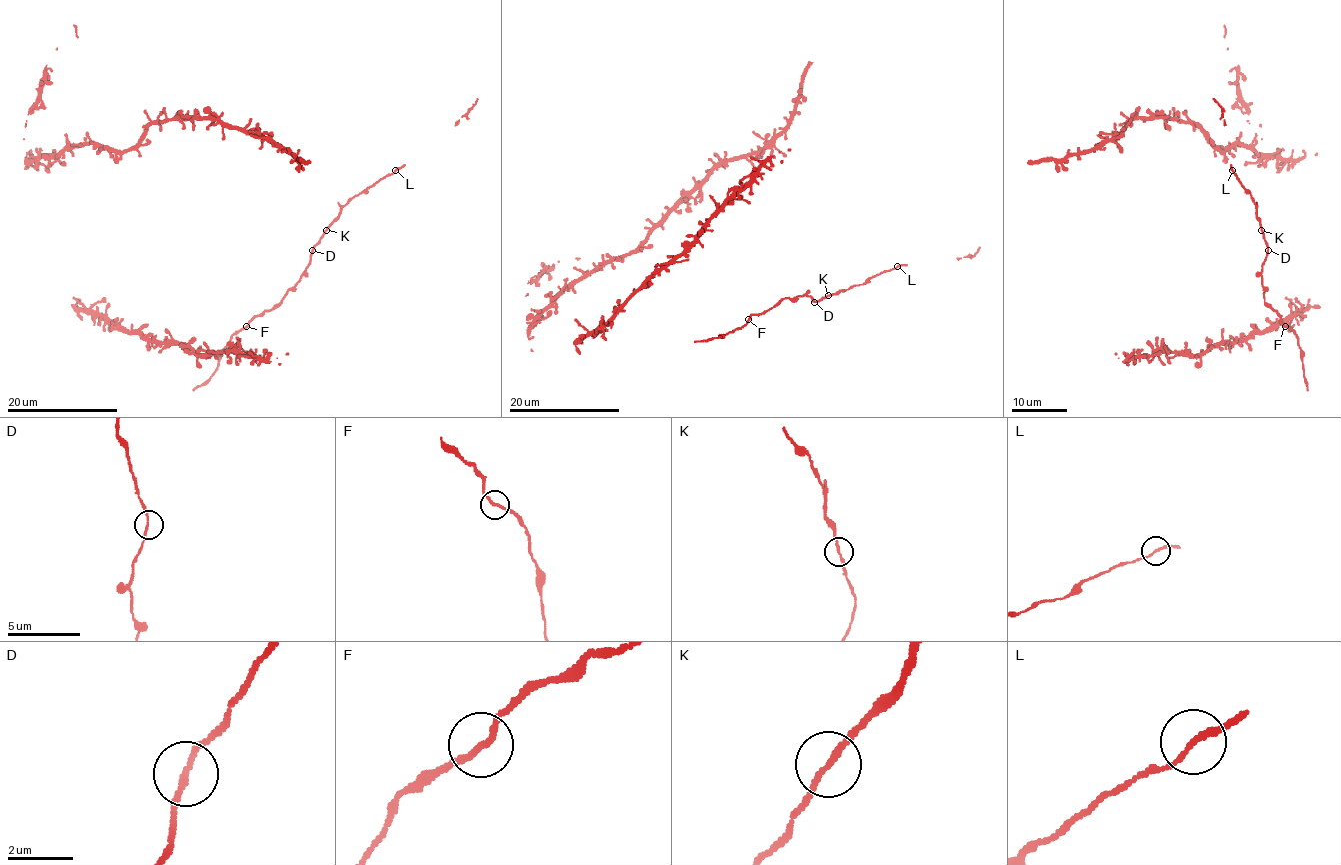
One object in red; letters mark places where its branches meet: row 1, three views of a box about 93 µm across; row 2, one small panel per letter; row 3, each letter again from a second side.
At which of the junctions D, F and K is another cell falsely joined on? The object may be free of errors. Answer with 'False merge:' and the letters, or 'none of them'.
False merge: none of them

